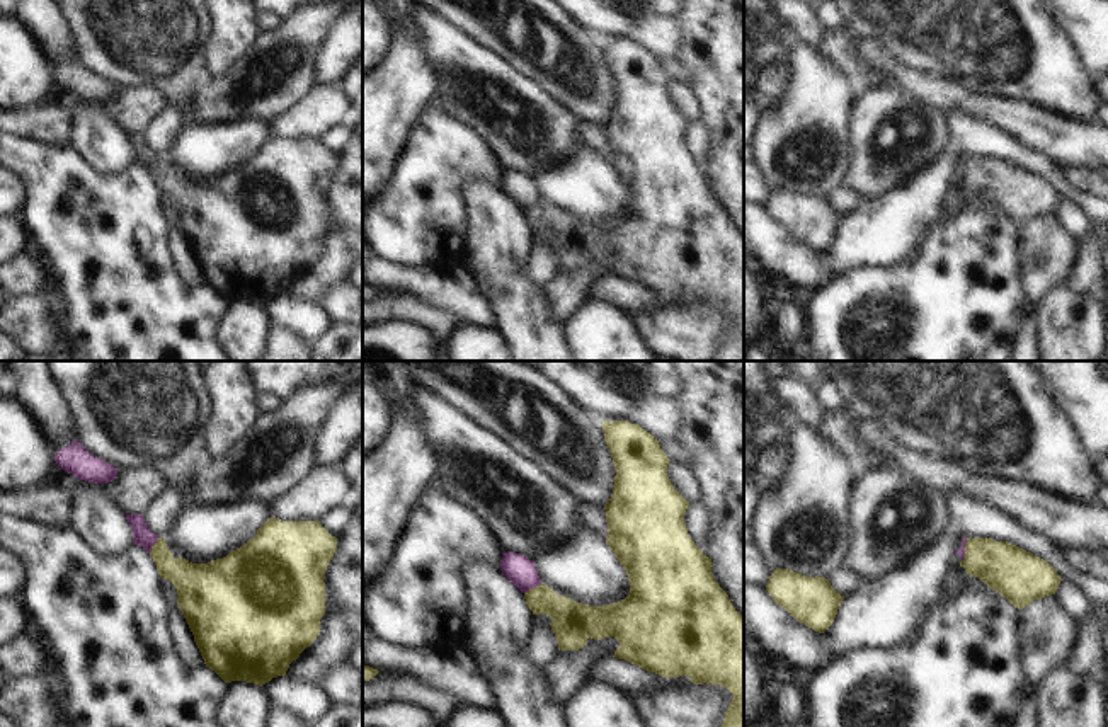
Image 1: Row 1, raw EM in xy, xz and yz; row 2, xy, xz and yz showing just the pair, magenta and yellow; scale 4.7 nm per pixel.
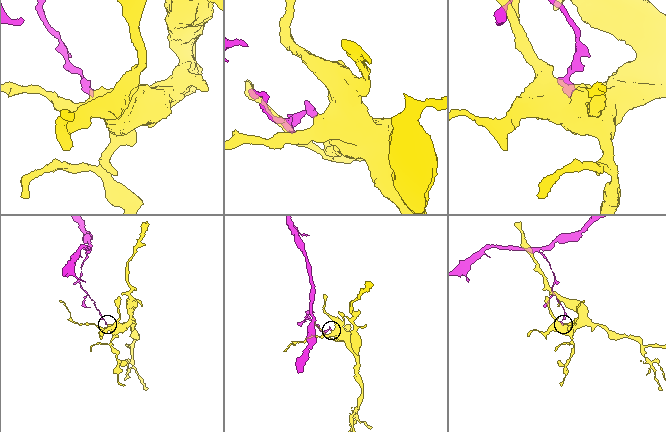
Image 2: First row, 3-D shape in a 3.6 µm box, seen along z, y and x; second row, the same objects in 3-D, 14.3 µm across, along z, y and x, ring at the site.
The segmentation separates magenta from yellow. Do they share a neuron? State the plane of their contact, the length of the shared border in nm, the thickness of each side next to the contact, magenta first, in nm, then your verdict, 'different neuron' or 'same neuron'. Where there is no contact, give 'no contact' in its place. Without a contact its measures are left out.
meets magenta in xz; contact 90 nm long; 140 nm thick on the magenta side, 190 nm on the other; different neuron

